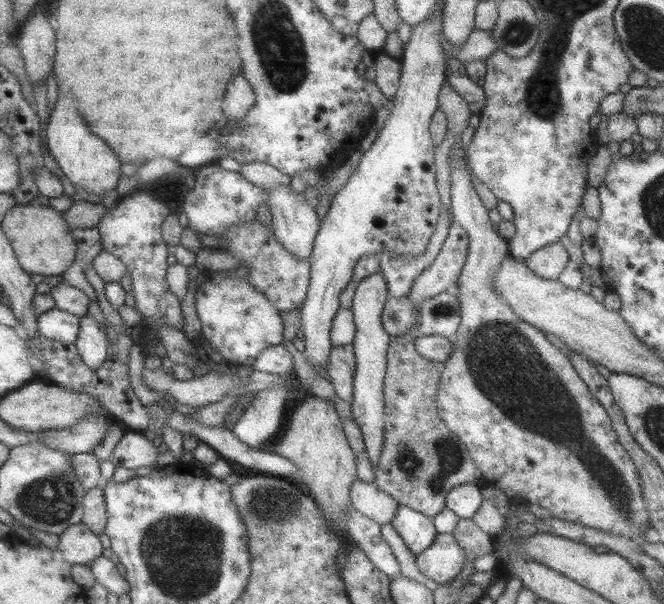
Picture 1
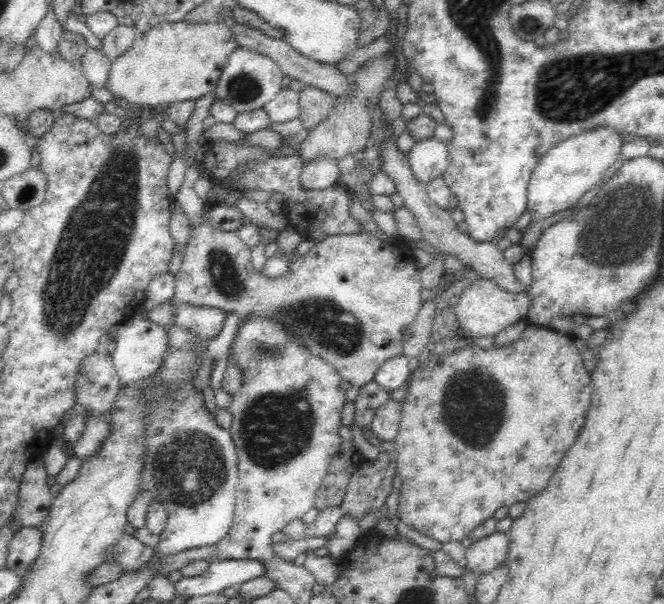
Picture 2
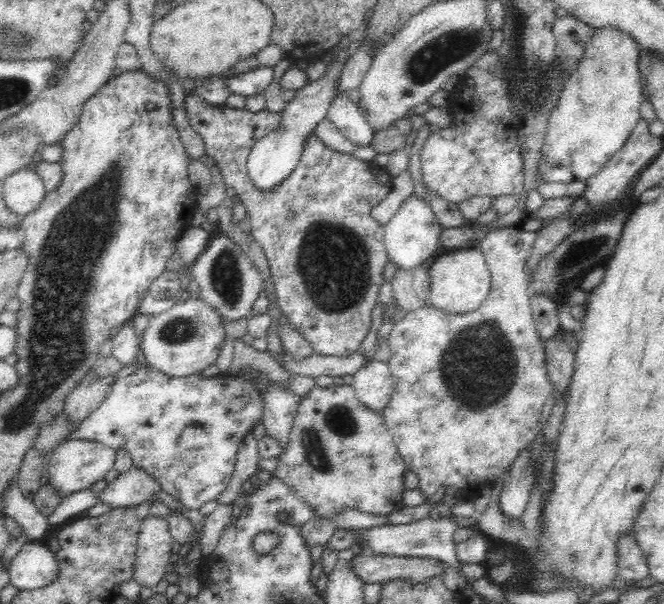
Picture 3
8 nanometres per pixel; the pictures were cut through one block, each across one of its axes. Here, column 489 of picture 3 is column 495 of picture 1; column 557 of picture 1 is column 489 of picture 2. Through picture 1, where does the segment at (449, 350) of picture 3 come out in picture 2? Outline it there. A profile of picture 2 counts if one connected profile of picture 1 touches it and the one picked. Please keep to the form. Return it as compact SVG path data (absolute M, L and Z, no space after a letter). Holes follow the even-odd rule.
M528 324L522 334L522 339L510 346L502 346L502 348L491 346L484 350L473 343L472 346L466 346L462 350L448 352L442 356L432 353L429 363L423 369L418 368L413 374L407 399L401 403L402 419L395 440L397 470L402 479L397 504L398 520L412 530L418 530L424 536L438 540L438 542L461 542L464 538L469 537L474 528L480 526L484 520L492 518L498 508L502 508L502 506L510 508L518 502L527 503L529 499L542 492L556 472L560 460L570 450L578 438L580 430L586 425L593 387L591 386L591 374L584 368L580 350L581 346L576 339L565 333Z

